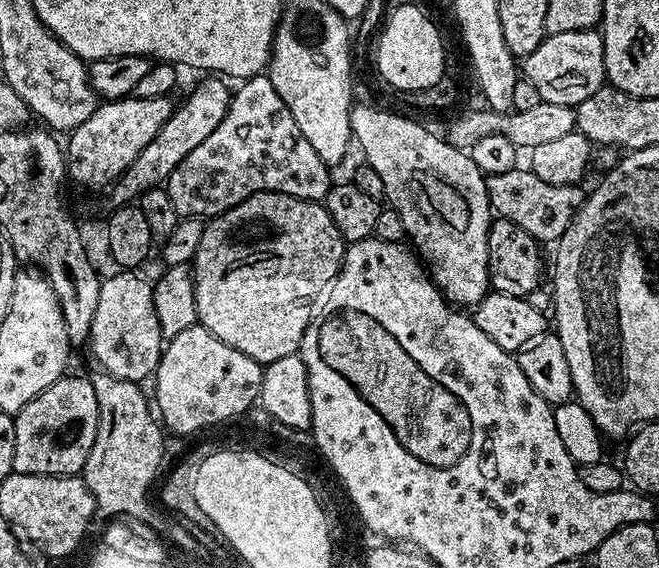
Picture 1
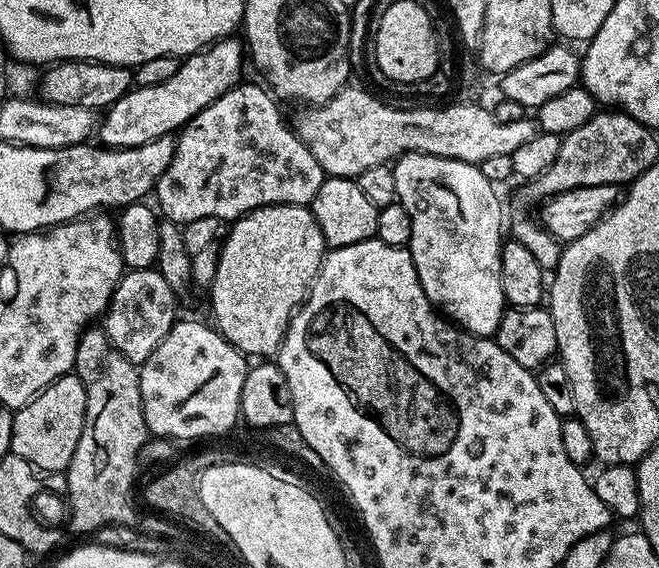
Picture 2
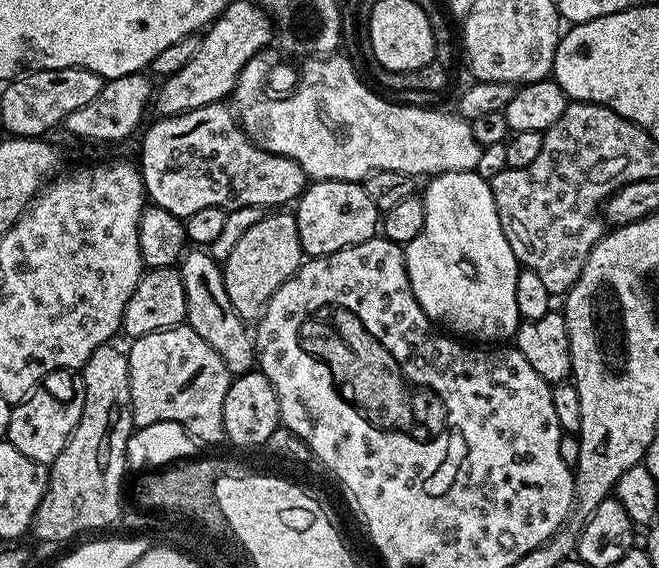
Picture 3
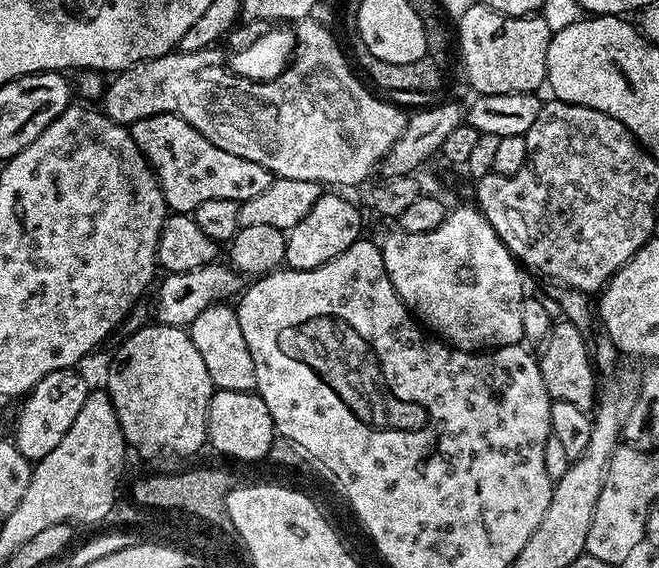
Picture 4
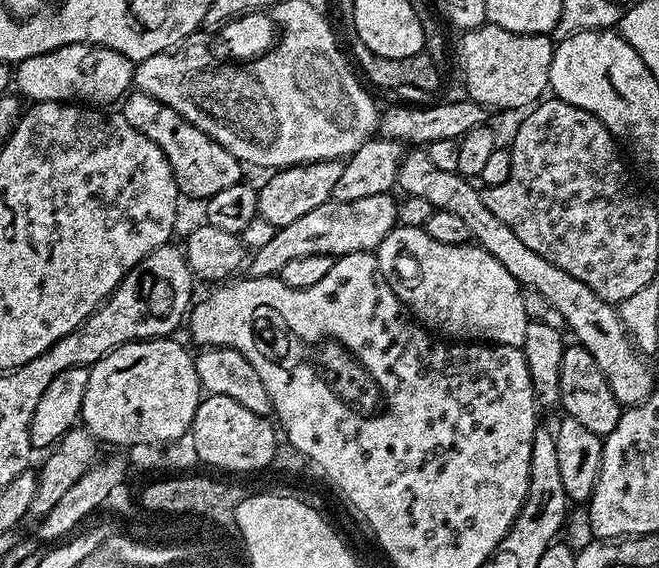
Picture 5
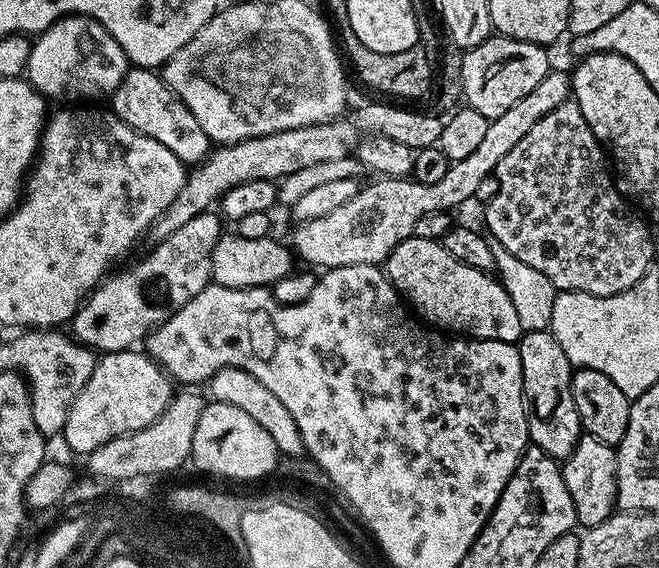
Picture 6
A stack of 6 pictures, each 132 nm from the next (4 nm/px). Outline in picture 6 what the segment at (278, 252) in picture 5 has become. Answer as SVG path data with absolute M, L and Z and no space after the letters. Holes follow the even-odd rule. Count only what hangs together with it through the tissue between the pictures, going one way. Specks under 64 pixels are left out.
M549 70L546 78L542 78L542 82L526 94L526 98L514 102L506 114L498 114L498 118L490 120L482 143L466 158L451 161L446 174L434 185L423 185L413 178L398 176L373 179L376 180L373 184L365 183L360 192L350 198L350 202L342 202L335 210L330 210L330 214L297 223L296 233L290 239L293 253L308 263L305 265L316 270L359 264L383 265L394 246L412 235L418 218L433 210L451 213L452 208L466 203L468 199L471 201L482 178L493 175L498 162L502 162L502 158L506 158L506 154L510 154L510 150L526 138L526 133L533 129L538 120L550 114L550 110L558 110L558 106L569 103L571 96L571 75L567 71Z

